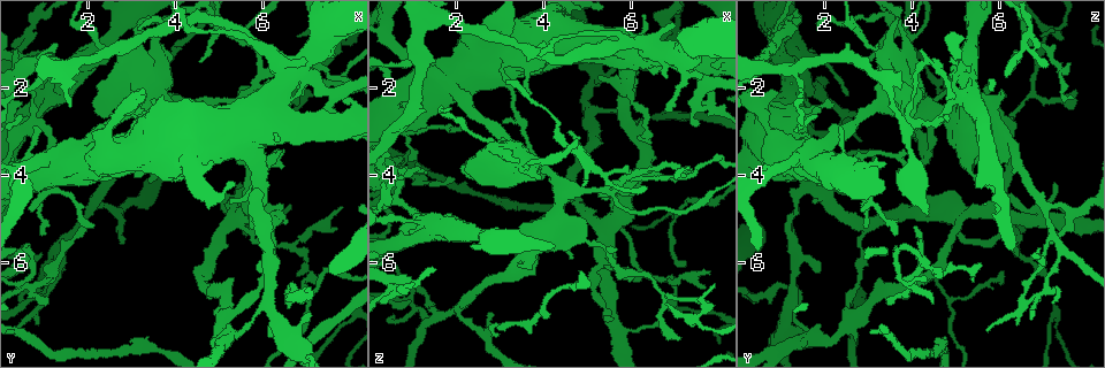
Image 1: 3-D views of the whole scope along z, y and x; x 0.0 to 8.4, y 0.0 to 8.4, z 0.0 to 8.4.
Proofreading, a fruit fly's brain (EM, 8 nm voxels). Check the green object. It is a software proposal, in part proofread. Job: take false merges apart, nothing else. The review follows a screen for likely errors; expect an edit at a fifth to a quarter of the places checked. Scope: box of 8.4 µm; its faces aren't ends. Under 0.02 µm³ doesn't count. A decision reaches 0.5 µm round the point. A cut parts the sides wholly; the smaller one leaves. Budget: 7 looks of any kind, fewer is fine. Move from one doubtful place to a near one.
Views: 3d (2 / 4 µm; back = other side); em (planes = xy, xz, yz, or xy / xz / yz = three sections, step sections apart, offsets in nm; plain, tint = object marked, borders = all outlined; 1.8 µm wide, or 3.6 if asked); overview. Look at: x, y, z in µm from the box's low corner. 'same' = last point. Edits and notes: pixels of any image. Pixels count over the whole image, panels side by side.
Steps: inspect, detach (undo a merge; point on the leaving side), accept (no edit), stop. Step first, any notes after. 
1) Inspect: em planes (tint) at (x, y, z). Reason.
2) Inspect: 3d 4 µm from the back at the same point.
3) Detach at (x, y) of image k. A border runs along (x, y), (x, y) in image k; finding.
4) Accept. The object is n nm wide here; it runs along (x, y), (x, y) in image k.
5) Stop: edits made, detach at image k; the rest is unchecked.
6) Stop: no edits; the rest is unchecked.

Inspect: em xz step 8 (borders) at (2.10, 4.75, 7.05). Two arms in line, one across.

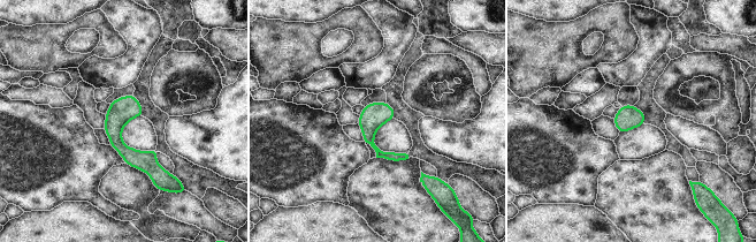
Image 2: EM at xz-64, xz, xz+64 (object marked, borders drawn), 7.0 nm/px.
Accept. It runs along (122, 99), (116, 142), (154, 179) in image 2; all the same cell.

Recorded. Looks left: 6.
Inspect: em 3.6 µm planes (tint) at (3.70, 2.35, 5.75).

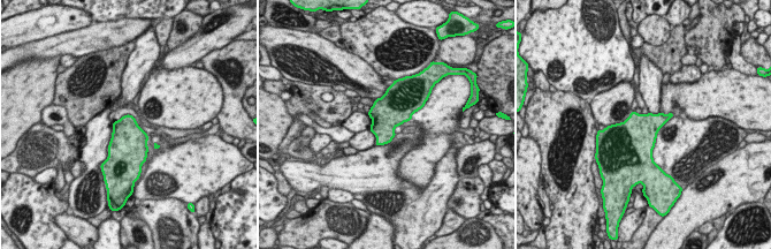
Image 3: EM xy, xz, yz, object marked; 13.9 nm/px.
Accept. The object is 440 nm wide here; continuous, no second cell.

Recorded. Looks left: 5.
Inspect: 3d 2 µm from the back at (1.00, 6.85, 6.60). Closes a loop.

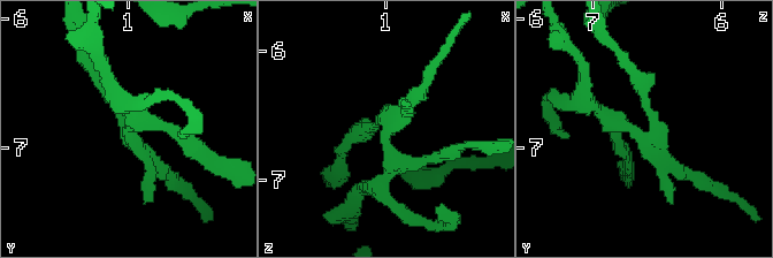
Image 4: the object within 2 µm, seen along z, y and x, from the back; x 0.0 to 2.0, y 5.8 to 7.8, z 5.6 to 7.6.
Inspect: em 3.6 µm xz step 8 (plain) at (0.98, 6.90, 6.60). Now the EM.

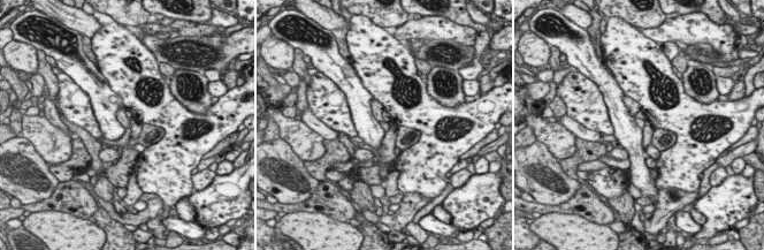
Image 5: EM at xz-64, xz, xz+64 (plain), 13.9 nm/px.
Inspect: em 3.6 µm xz step 8 (tint) at the same point.

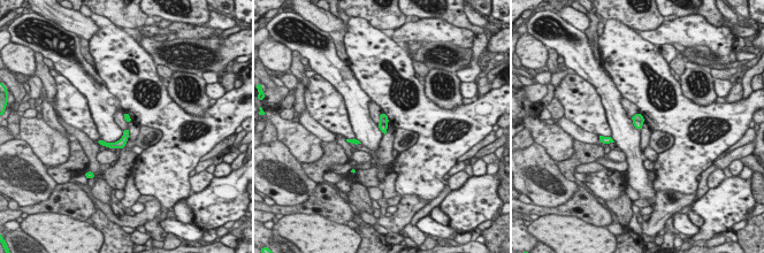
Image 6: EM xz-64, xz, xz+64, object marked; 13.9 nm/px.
Accept. The object is 100 nm wide here; one cell here.

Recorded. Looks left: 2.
Stop: no edits; the rest is unchecked.

